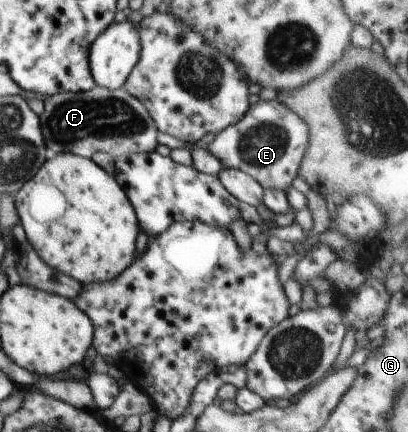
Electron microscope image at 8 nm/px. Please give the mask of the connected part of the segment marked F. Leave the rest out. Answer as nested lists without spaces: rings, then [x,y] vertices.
[[[96,86],[89,91],[62,91],[44,102],[44,112],[38,115],[46,148],[54,154],[67,152],[92,158],[96,152],[106,152],[114,158],[127,154],[150,154],[157,145],[158,128],[146,106],[126,88],[110,90]]]

